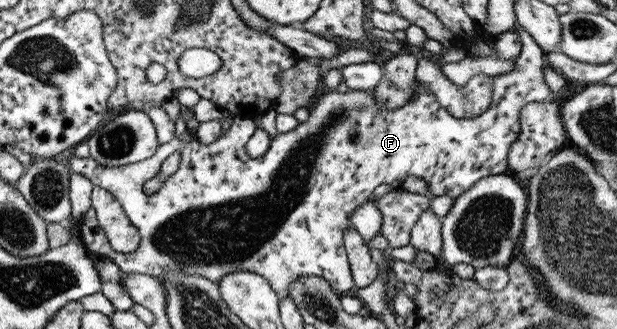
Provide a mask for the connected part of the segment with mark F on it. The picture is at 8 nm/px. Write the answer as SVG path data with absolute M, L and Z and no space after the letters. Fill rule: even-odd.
M514 23L511 31L521 41L514 67L508 73L490 76L490 105L482 115L472 119L452 117L440 108L434 95L423 86L416 91L415 98L408 99L398 109L380 107L372 97L374 88L366 91L347 89L344 93L323 90L310 105L306 121L286 133L277 133L260 158L249 159L245 154L247 135L255 129L253 121L236 117L227 131L208 145L200 145L195 139L179 140L173 137L138 163L101 167L89 157L70 157L66 165L69 173L82 175L93 187L106 191L136 228L139 243L128 253L112 250L91 208L79 220L79 237L90 255L110 259L123 274L138 273L160 278L170 271L182 271L186 275L200 275L217 284L228 273L250 271L264 277L270 289L280 295L287 295L288 283L296 276L312 274L326 280L335 293L344 294L353 287L353 281L341 235L351 228L349 221L352 211L372 200L372 191L378 185L402 181L405 176L411 175L426 182L432 197L446 195L453 200L484 177L508 173L508 146L520 132L520 108L528 102L539 102L551 96L542 76L544 64L540 47L518 24ZM174 151L180 153L178 169L156 189L156 193L146 195L142 191L144 183L158 175L162 161Z

